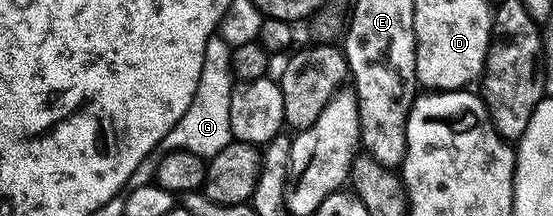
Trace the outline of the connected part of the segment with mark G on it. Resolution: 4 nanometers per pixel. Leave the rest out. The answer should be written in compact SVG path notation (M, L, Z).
M218 33L210 37L203 54L202 73L190 108L179 119L178 124L162 139L161 152L186 150L205 159L212 158L233 142L230 129L230 97L236 84L232 69L233 48Z

